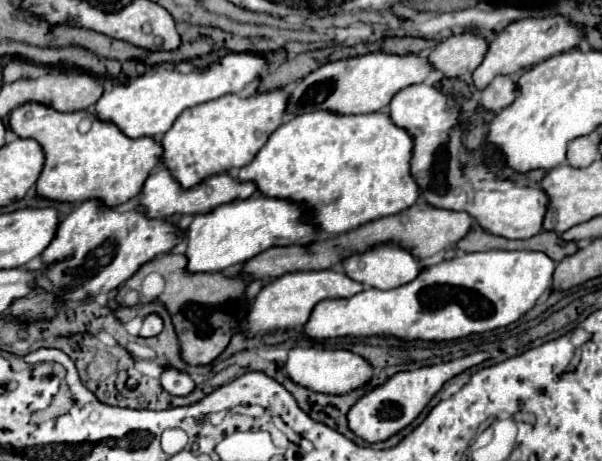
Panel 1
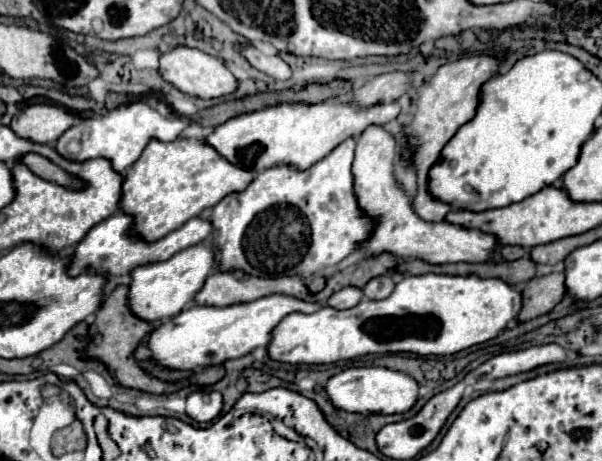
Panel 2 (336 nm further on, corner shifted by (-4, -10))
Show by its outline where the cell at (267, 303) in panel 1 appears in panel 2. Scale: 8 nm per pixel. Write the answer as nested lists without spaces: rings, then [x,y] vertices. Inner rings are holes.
[[[272,294],[272,296],[264,296],[264,298],[258,298],[258,300],[254,300],[254,302],[246,302],[246,304],[234,304],[234,306],[226,306],[226,308],[204,308],[204,306],[194,306],[194,308],[188,308],[188,310],[182,310],[180,314],[176,314],[174,318],[170,319],[164,319],[164,320],[157,320],[155,323],[153,323],[154,327],[156,330],[152,330],[152,334],[148,336],[148,340],[144,339],[143,342],[146,342],[147,346],[147,341],[148,341],[148,350],[150,350],[150,354],[152,354],[152,360],[156,360],[162,368],[168,368],[168,370],[194,370],[194,368],[198,368],[198,366],[202,366],[202,368],[206,368],[206,366],[214,366],[214,364],[222,364],[222,362],[226,362],[226,360],[230,360],[230,358],[240,358],[240,356],[246,356],[246,354],[250,354],[254,348],[258,348],[258,346],[266,346],[268,342],[270,342],[270,334],[272,334],[272,328],[284,318],[284,316],[288,316],[288,314],[292,314],[292,312],[306,312],[306,314],[310,314],[310,312],[314,312],[314,310],[318,310],[320,306],[318,304],[314,304],[314,302],[304,302],[304,300],[298,300],[298,298],[292,298],[292,296],[284,296],[284,294]]]

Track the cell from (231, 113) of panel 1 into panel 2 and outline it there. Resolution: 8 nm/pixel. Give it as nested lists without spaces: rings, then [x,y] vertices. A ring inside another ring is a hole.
[[[152,140],[142,156],[124,172],[120,208],[134,218],[128,234],[132,238],[144,238],[144,242],[156,242],[156,238],[164,238],[164,234],[178,230],[206,208],[216,206],[224,196],[246,190],[252,178],[252,172],[224,162],[204,140]]]

